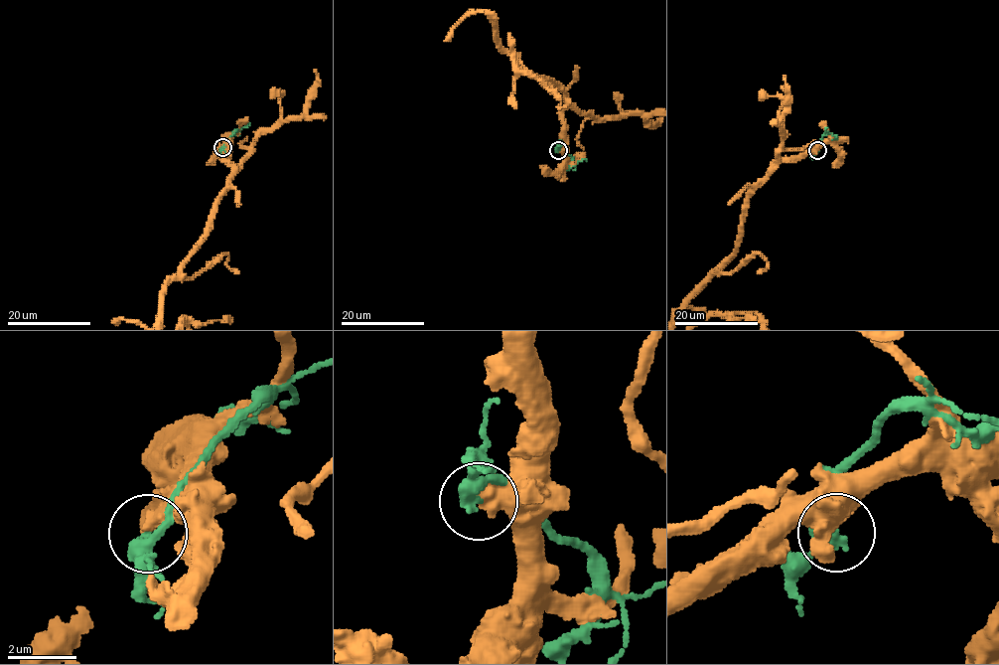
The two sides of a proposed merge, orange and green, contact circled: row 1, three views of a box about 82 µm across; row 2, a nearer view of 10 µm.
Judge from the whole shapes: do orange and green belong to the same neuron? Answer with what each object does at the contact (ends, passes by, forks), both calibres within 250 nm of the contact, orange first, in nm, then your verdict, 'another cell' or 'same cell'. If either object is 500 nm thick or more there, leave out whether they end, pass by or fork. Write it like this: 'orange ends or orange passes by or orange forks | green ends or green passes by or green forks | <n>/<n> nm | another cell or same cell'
orange ends | green passes by | 460/360 nm | another cell

